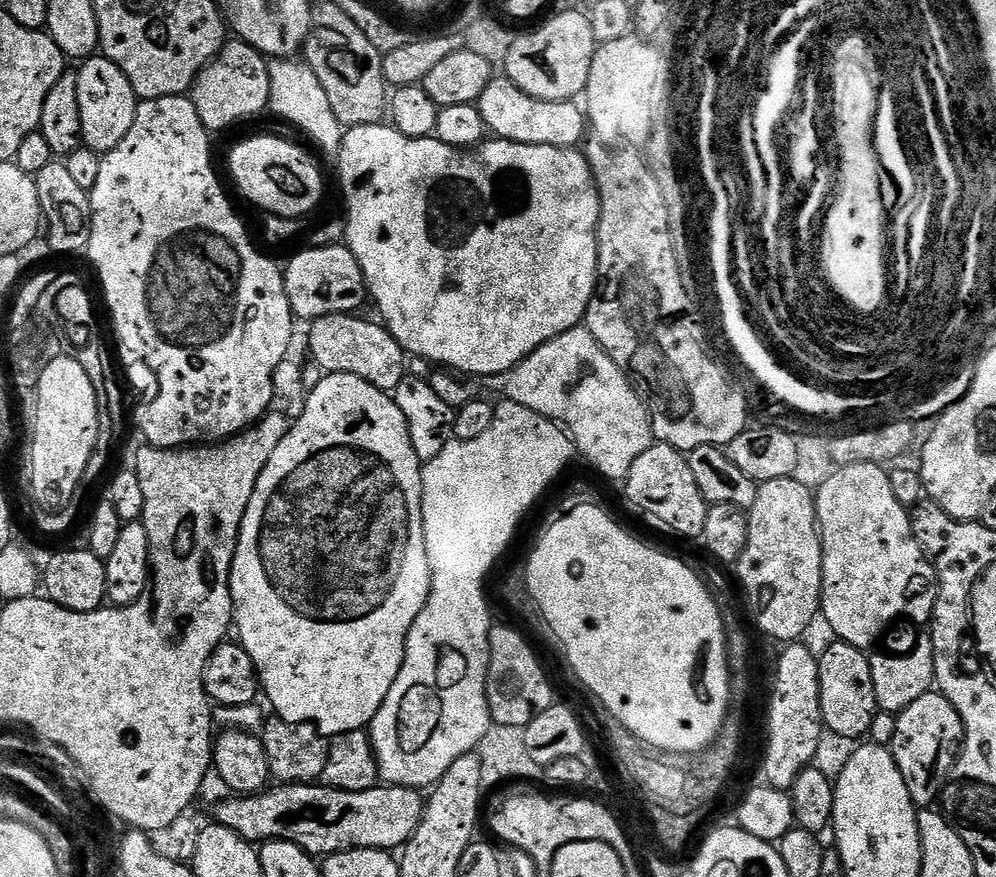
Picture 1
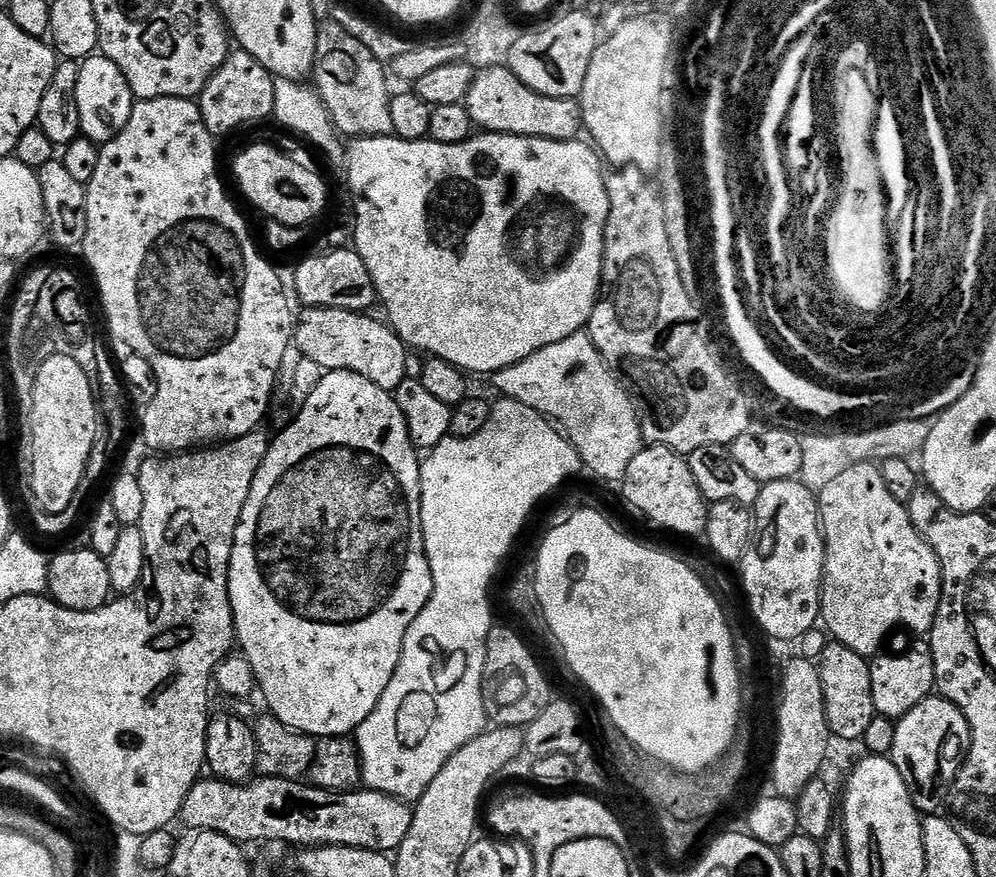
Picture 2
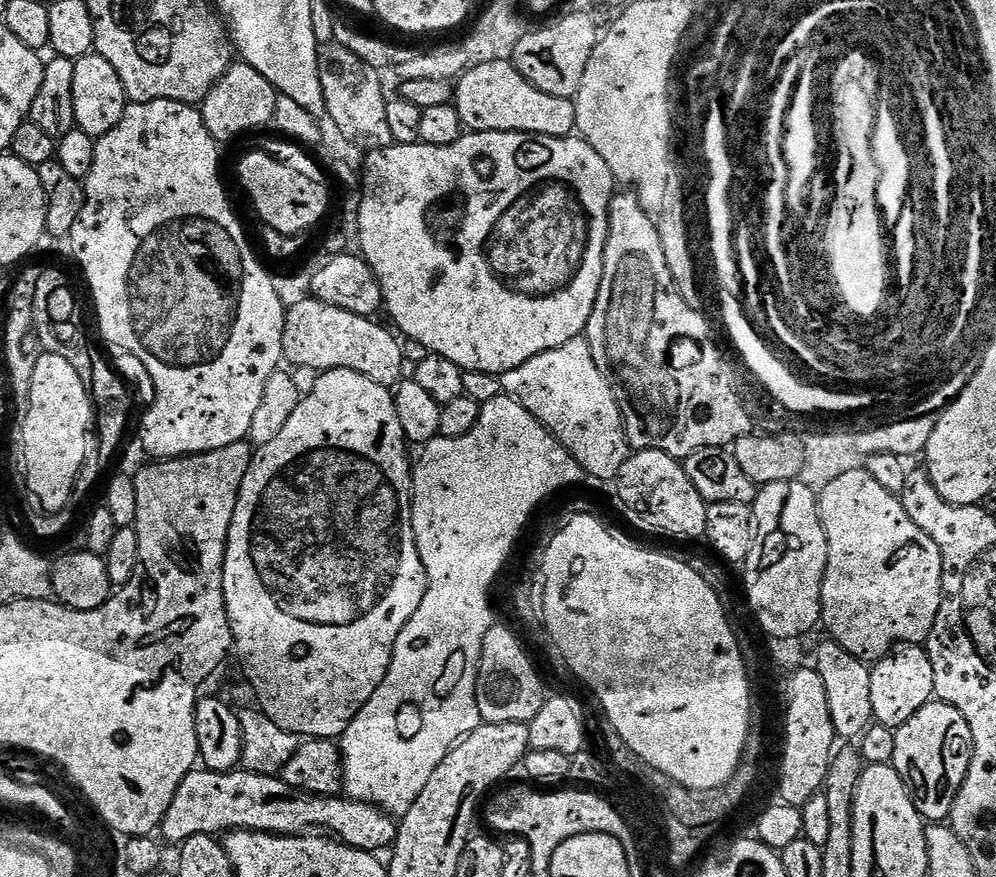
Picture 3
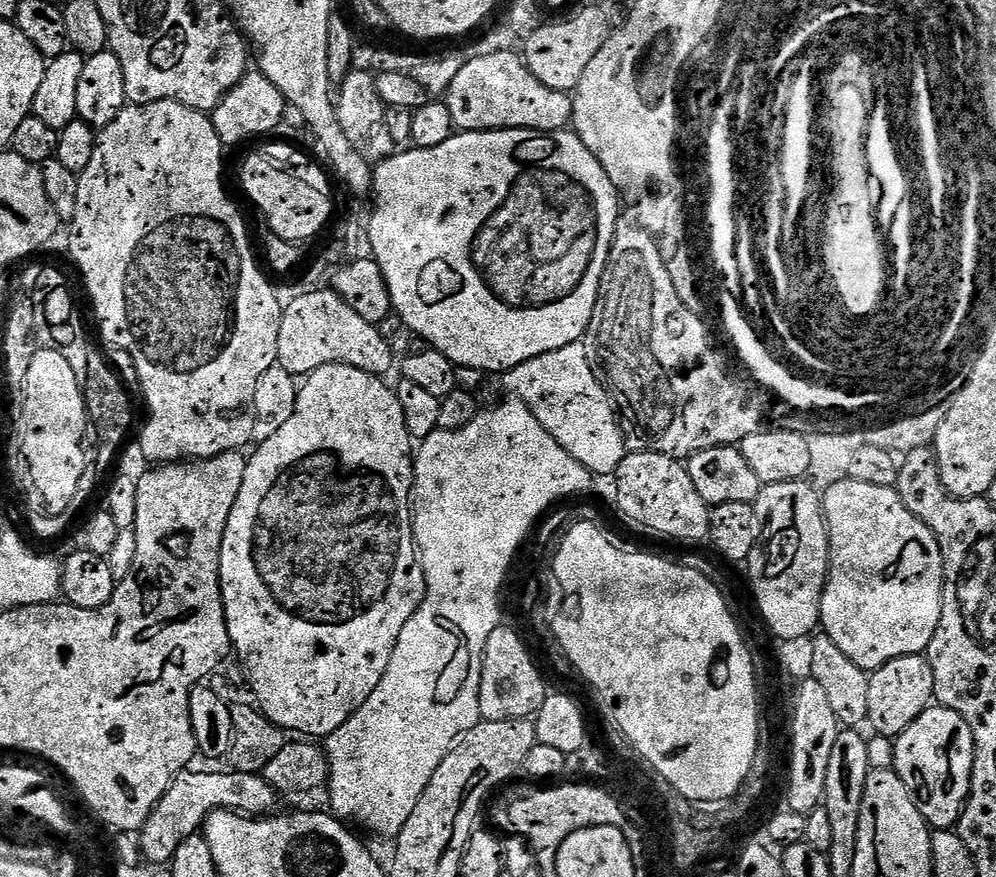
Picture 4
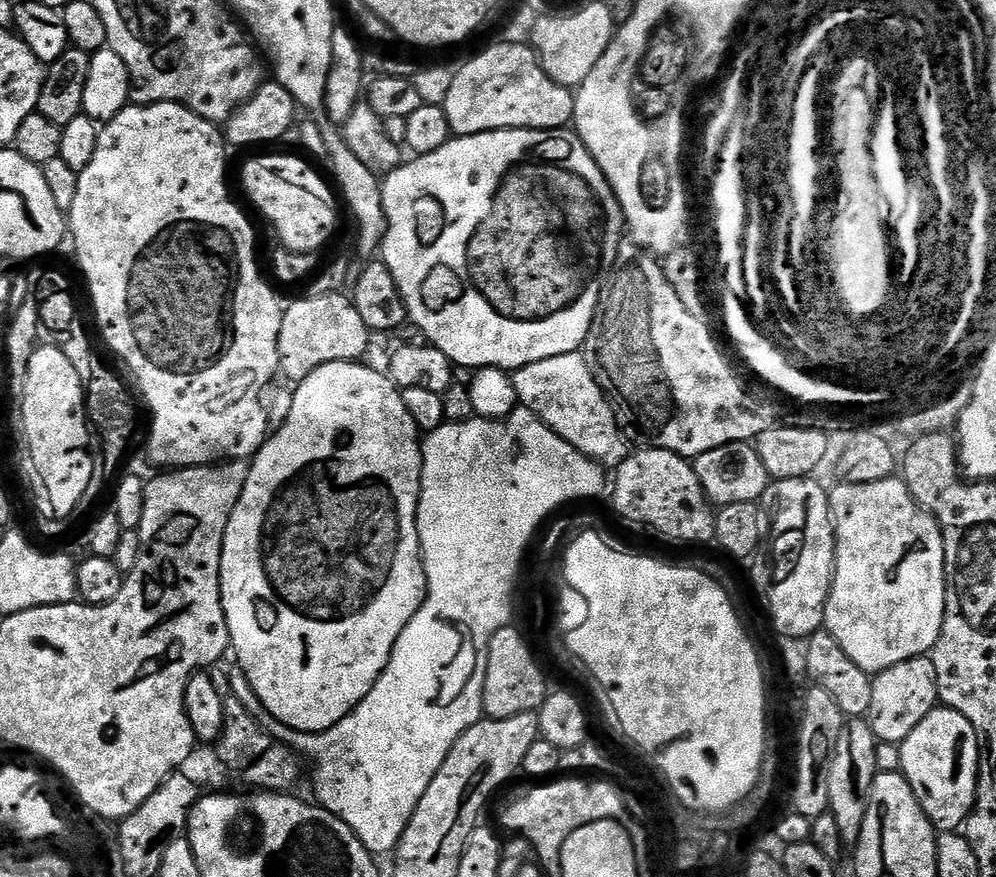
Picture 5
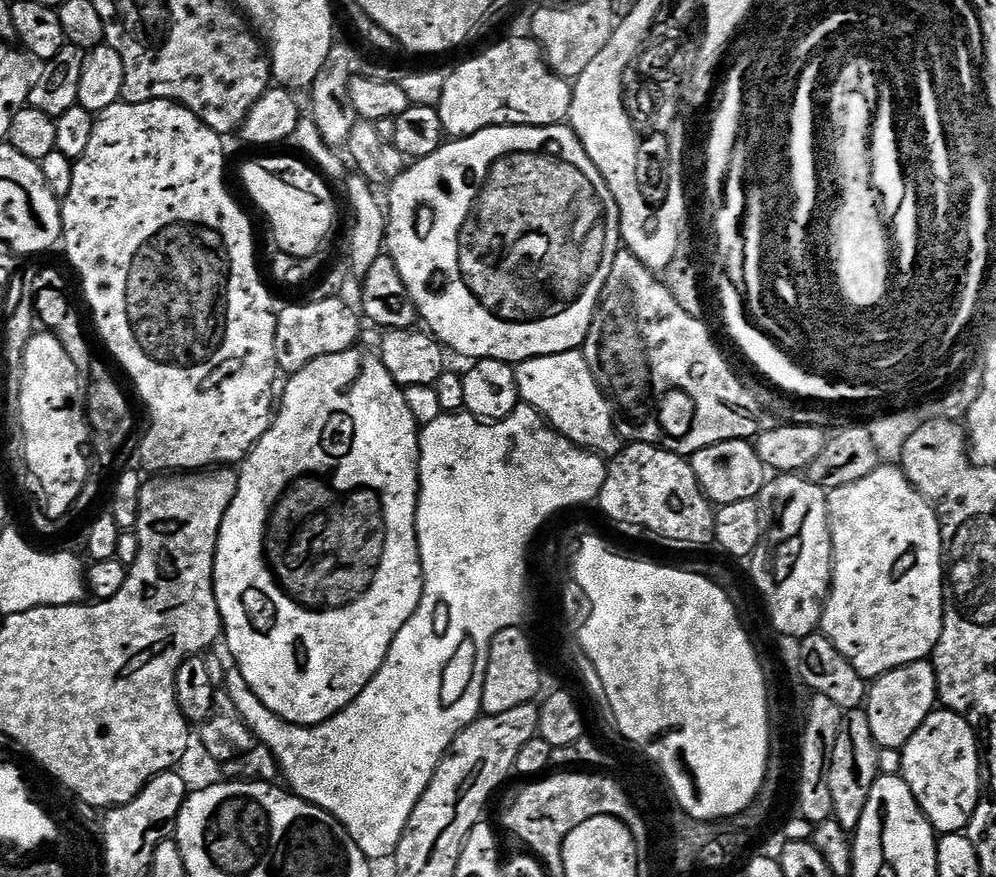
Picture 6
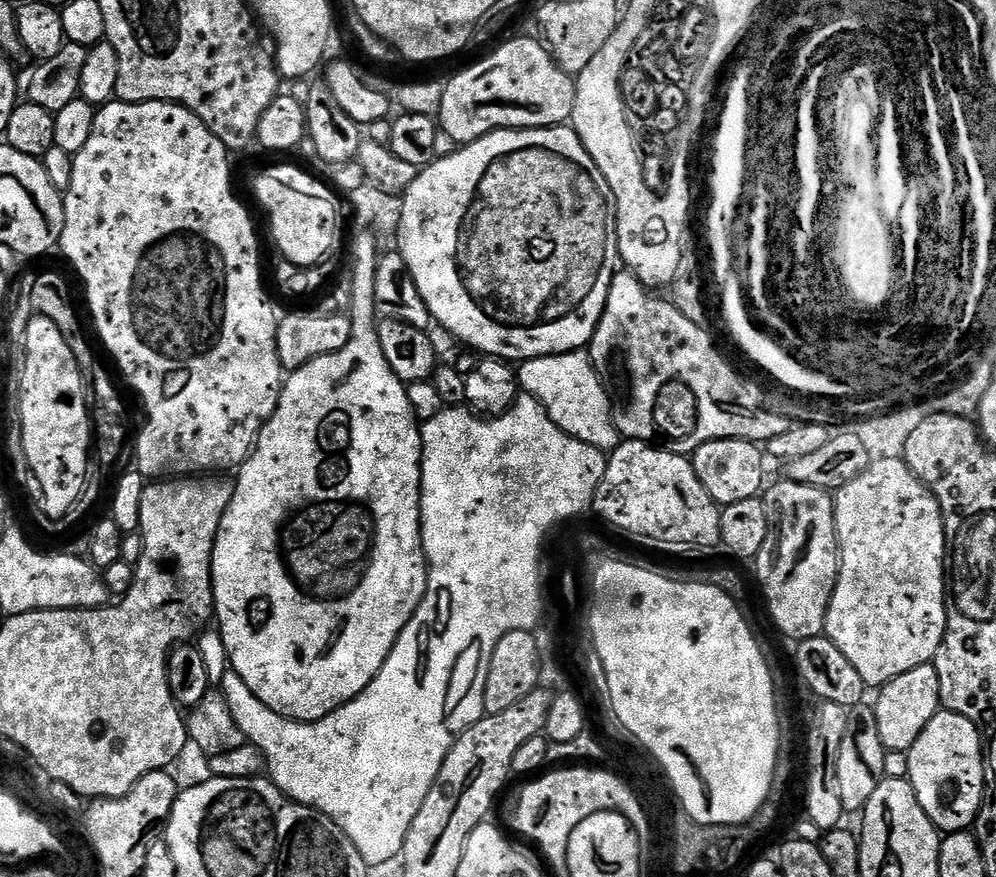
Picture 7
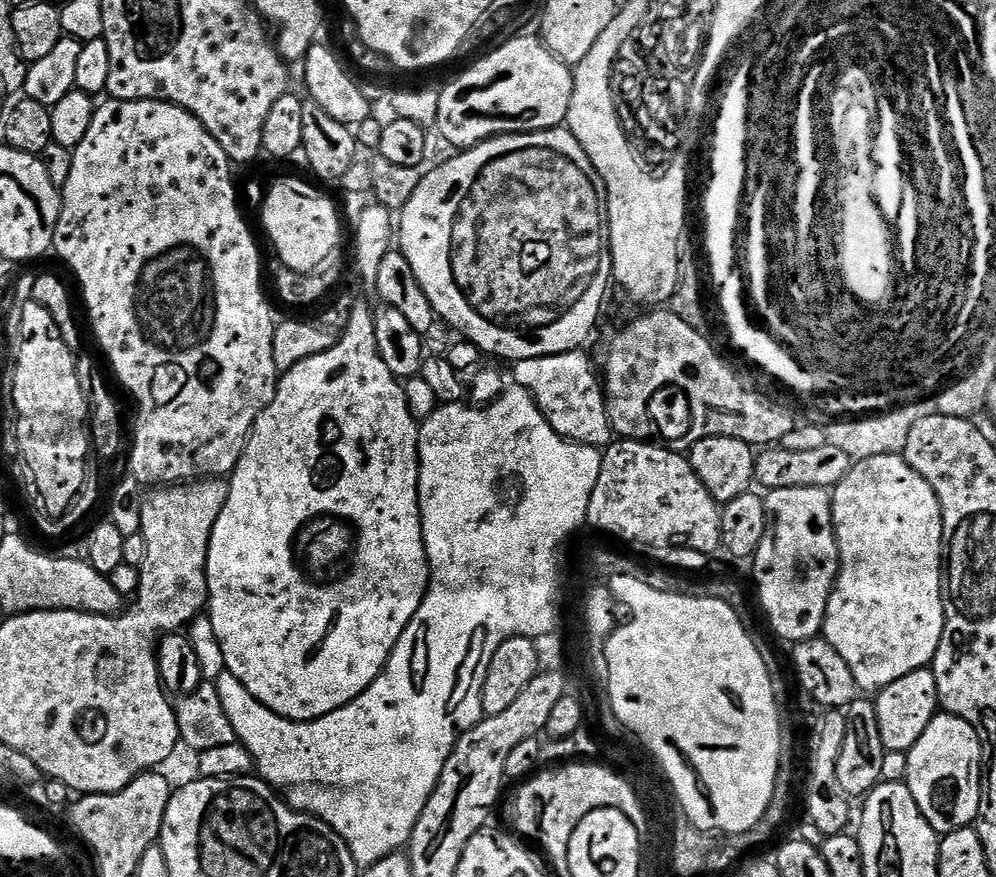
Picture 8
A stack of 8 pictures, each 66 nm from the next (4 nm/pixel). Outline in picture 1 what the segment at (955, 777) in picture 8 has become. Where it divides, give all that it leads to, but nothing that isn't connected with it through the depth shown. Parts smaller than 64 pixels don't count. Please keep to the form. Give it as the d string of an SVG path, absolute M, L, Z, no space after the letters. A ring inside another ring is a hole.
M933 690L922 694L918 702L906 706L906 710L896 716L896 729L890 745L890 751L902 778L906 782L906 790L910 790L910 798L918 806L932 806L941 799L945 784L948 783L948 775L952 773L952 767L956 765L956 758L960 755L960 749L964 742L964 727L962 718L954 706L939 691Z

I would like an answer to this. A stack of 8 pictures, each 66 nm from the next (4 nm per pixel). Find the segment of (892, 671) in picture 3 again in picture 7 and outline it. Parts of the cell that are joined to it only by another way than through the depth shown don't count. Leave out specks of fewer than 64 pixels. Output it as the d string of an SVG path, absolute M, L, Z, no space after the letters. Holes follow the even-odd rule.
M935 663L914 666L906 674L898 674L889 684L875 693L874 711L878 724L878 738L889 752L907 752L918 742L918 734L930 726L930 718L941 711L940 691L938 690L938 670Z

